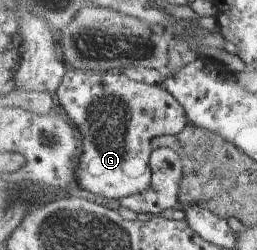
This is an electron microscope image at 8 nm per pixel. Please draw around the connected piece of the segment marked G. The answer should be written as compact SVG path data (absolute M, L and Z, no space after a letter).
M68 67L60 88L57 90L56 101L64 111L68 120L77 128L81 138L83 154L80 155L79 166L76 169L75 186L110 198L110 200L124 200L130 195L138 194L150 188L153 177L152 155L156 148L152 148L152 140L170 132L182 132L188 126L189 116L183 104L163 85L152 86L132 80L124 72L76 72Z

